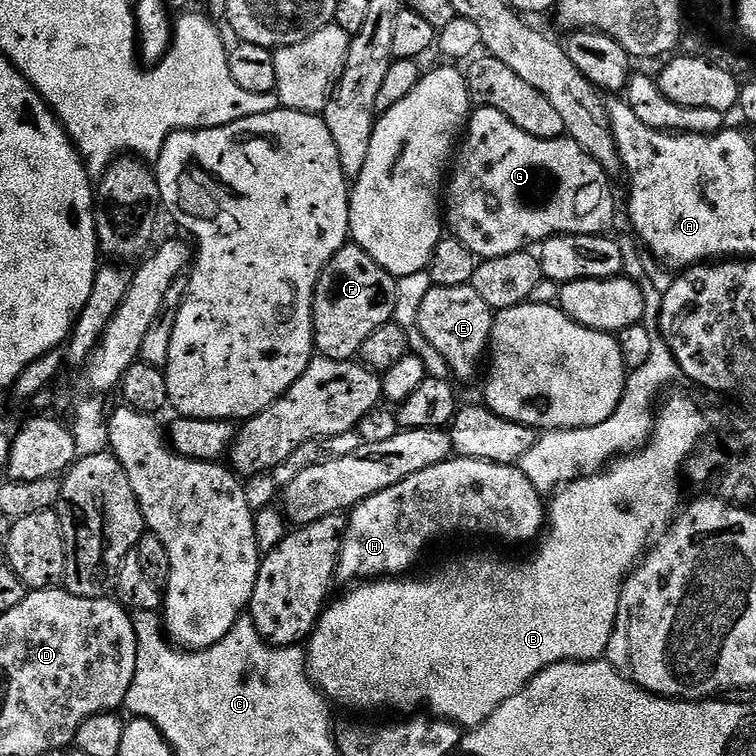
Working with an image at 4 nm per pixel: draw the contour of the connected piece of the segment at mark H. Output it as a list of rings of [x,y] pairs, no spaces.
[[[449,458],[443,460],[438,466],[430,466],[402,482],[398,486],[390,486],[390,490],[382,490],[370,498],[363,500],[356,508],[353,508],[347,517],[348,529],[344,532],[344,546],[340,551],[340,561],[336,567],[336,580],[356,580],[352,582],[372,582],[377,578],[396,578],[401,574],[408,574],[412,567],[420,560],[424,548],[431,546],[435,540],[444,540],[447,536],[489,536],[492,540],[505,540],[508,544],[524,544],[527,540],[532,540],[536,535],[539,537],[546,528],[546,500],[545,497],[522,474],[519,467],[511,464],[491,464],[485,460],[466,460],[463,458]]]

